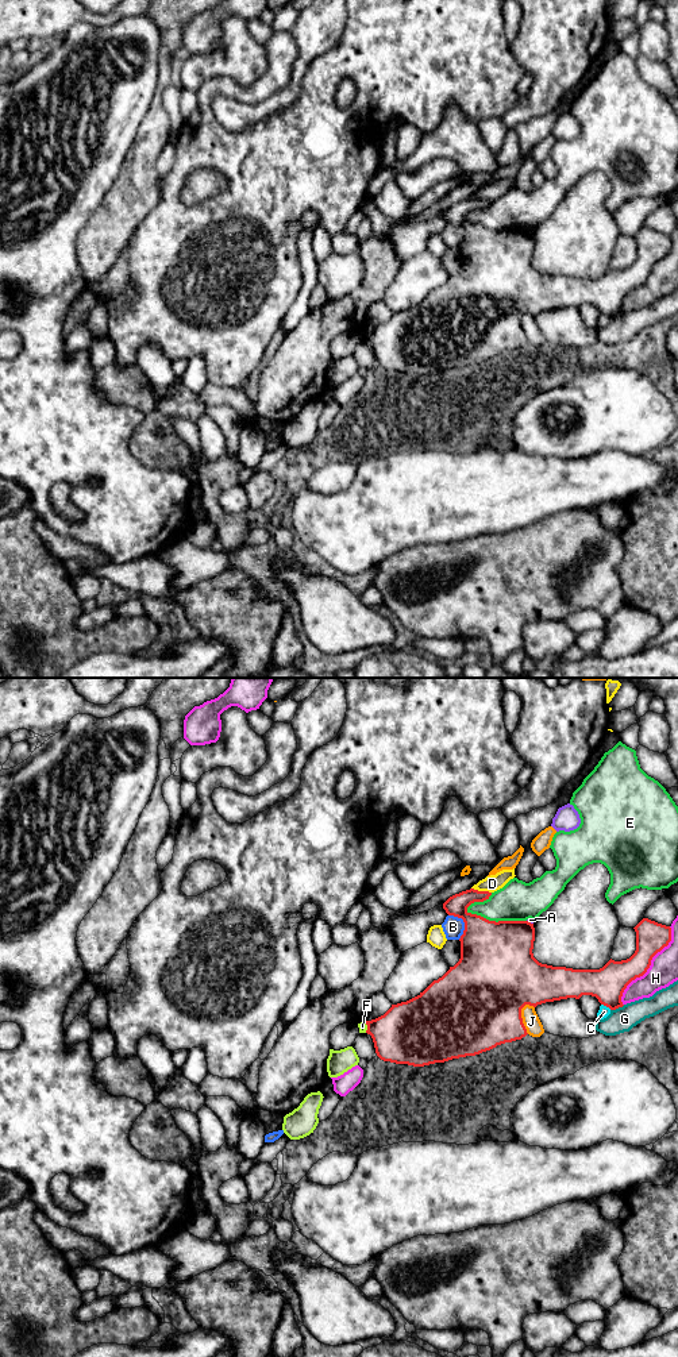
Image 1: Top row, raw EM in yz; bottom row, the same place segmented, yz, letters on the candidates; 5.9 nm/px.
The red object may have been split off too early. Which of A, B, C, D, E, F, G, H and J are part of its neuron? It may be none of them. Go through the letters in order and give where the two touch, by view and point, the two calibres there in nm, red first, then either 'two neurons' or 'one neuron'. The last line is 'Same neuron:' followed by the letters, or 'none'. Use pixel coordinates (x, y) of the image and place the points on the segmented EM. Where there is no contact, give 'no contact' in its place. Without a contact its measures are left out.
A: meets red in yz at (530, 922); 360 nm thick on the red side, 20 nm on the other; two neurons
B: meets red in yz at (463, 921); 380 nm thick on the red side, 130 nm on the other; two neurons
C: meets red in yz at (607, 1006); 200 nm thick on the red side, 70 nm on the other; two neurons
D: meets red in yz at (481, 891); 190 nm thick on the red side, 100 nm on the other; two neurons
E: meets red in yz at (494, 921); 440 nm thick on the red side, 240 nm on the other; two neurons
F: meets red in yz at (368, 1026); 360 nm thick on the red side, 50 nm on the other; two neurons
G: meets red in yz at (617, 1007); 200 nm thick on the red side, 150 nm on the other; two neurons
H: meets red in yz at (648, 967); 200 nm thick on the red side, 180 nm on the other; two neurons
J: meets red in yz at (522, 1018); 480 nm thick on the red side, 100 nm on the other; two neurons
Same neuron: none

